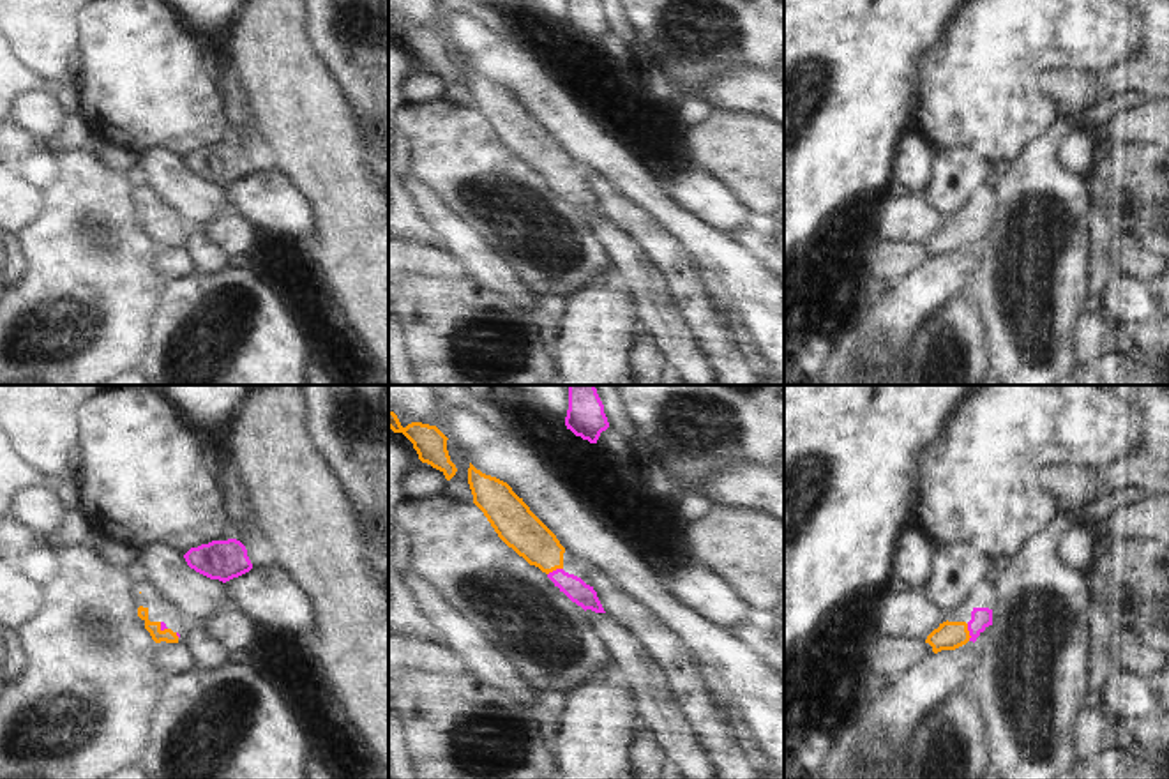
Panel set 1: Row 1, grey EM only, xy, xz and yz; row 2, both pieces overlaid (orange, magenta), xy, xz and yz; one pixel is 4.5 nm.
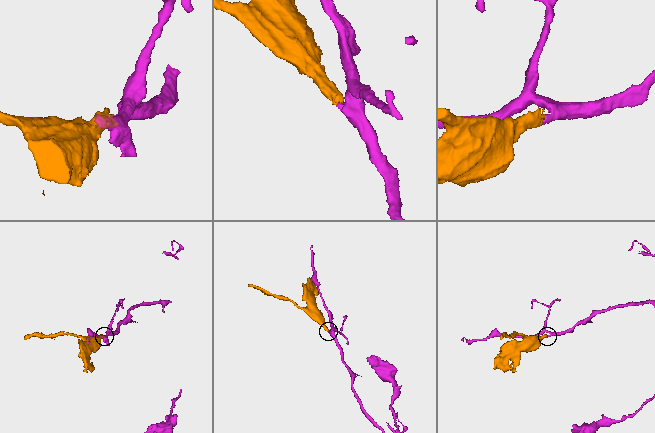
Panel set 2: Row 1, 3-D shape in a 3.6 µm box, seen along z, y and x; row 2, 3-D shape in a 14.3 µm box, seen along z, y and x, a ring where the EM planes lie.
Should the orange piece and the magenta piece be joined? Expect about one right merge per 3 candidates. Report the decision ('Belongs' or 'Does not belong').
Belongs.

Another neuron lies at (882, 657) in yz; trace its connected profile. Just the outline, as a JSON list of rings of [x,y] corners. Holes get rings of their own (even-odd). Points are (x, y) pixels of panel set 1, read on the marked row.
[[[871,632],[856,648],[860,668],[878,684],[899,678],[924,657],[934,654],[922,639],[899,639]]]

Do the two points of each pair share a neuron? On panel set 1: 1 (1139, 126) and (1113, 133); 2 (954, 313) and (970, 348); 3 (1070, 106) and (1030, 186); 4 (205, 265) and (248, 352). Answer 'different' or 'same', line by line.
1: same
2: same
3: different
4: different

